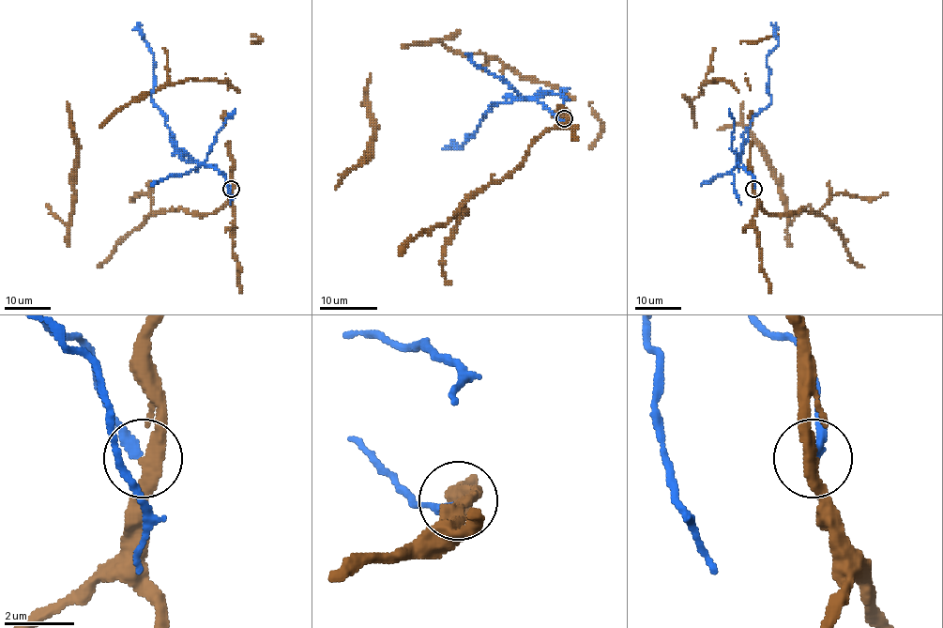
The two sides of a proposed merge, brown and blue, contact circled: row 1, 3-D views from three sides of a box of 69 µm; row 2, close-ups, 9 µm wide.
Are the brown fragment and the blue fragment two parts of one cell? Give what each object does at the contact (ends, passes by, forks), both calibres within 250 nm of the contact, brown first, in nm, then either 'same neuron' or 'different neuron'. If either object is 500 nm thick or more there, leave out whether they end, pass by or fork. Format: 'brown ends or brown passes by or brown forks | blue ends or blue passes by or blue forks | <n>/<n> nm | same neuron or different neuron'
brown passes by | blue ends | 340/260 nm | different neuron

